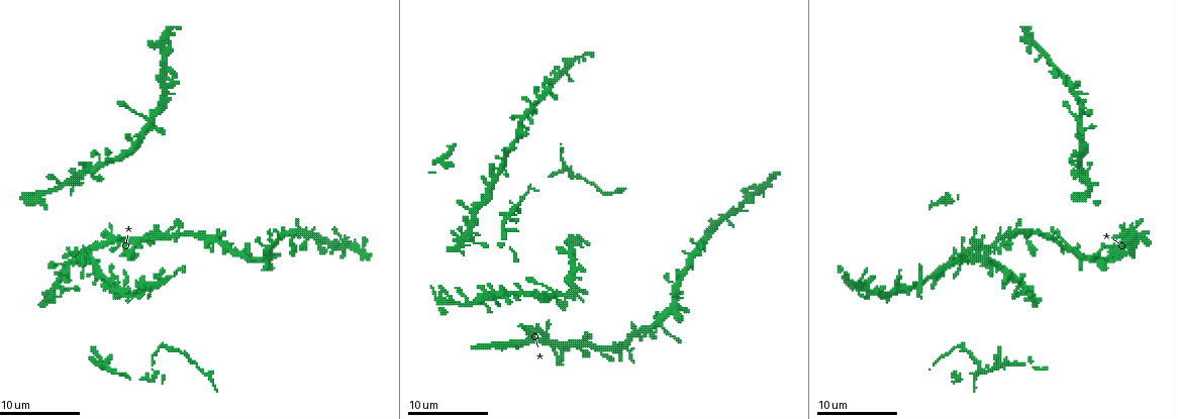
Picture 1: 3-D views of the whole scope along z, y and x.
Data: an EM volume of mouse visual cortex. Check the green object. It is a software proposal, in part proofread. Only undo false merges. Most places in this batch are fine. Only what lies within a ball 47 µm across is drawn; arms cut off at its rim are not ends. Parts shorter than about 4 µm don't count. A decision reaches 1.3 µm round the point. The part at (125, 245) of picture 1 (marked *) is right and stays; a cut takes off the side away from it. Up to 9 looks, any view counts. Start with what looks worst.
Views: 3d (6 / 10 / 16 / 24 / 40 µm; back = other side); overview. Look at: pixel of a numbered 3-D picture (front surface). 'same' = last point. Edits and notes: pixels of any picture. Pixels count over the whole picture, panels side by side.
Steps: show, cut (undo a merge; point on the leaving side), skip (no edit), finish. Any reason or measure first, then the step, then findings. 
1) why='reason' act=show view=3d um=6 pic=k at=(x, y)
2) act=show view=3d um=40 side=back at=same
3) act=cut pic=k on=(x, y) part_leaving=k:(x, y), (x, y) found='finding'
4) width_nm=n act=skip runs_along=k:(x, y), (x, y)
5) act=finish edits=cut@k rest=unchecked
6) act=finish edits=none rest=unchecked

why='three-way junction' act=show view=3d um=6 pic=1 at=(478, 297)

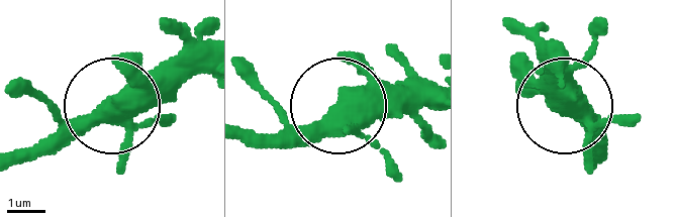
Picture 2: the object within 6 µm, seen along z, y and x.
width_nm=420 act=skip found='all the same neuron'

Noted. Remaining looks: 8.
why='three arms meet' act=show view=3d um=16 pic=1 at=(148, 120)

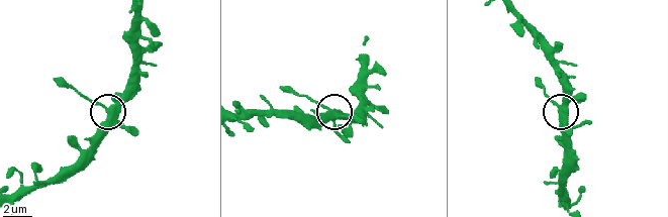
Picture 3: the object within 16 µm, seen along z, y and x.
act=show view=3d um=6 pic=3 at=(108, 108)

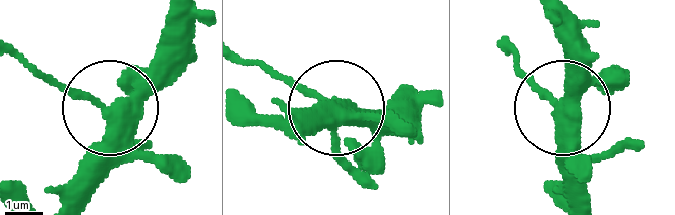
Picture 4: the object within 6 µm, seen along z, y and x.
arms=3 act=skip found='one neuron here'

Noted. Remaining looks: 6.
why='calibre changes' act=show view=3d um=16 pic=1 at=(162, 346)

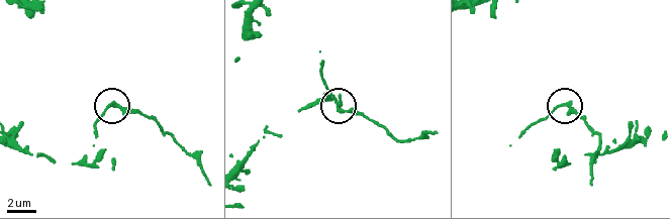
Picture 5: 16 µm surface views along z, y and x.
act=skip found='one neuron here'

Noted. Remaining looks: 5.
act=show view=3d um=10 pic=1 at=(1027, 236)

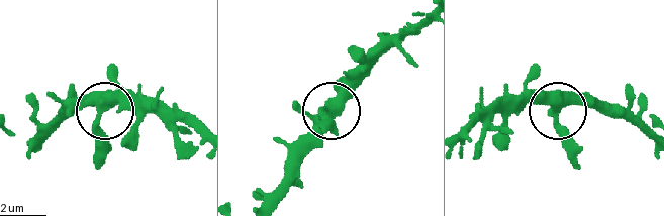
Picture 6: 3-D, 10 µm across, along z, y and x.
arms=4 act=skip runs_along=6:(654, 142), (631, 123), (567, 102), (555, 125), (570, 164) found='one neuron here'

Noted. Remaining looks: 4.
act=finish edits=none rest=unchecked

